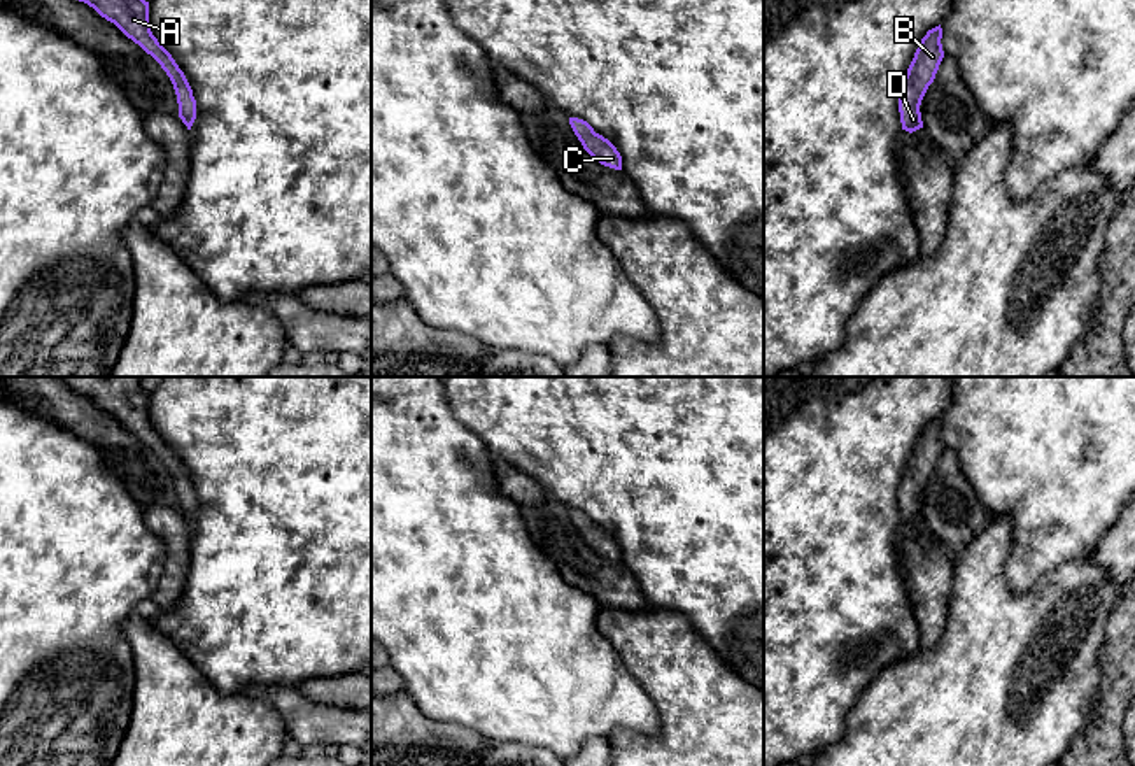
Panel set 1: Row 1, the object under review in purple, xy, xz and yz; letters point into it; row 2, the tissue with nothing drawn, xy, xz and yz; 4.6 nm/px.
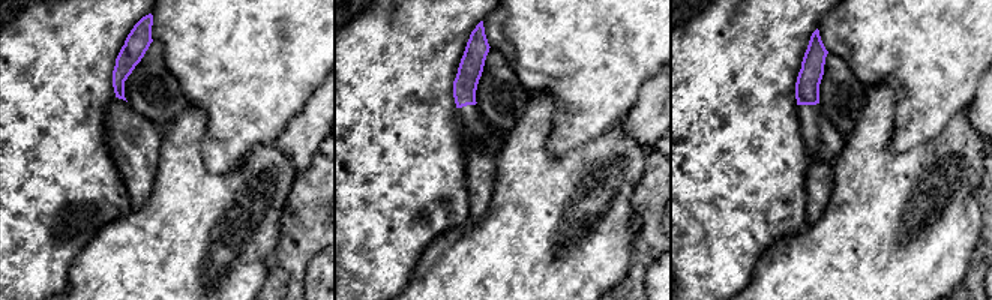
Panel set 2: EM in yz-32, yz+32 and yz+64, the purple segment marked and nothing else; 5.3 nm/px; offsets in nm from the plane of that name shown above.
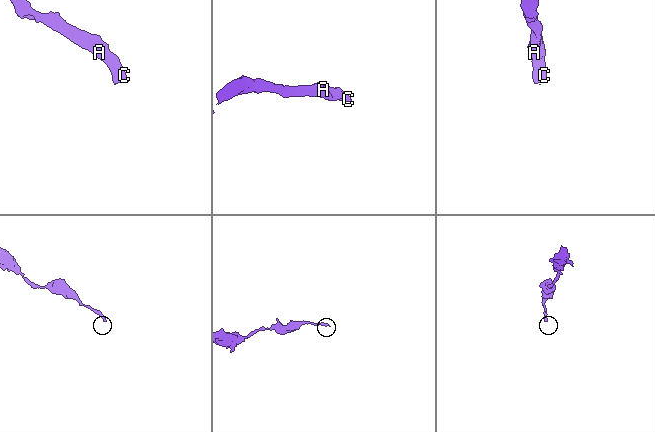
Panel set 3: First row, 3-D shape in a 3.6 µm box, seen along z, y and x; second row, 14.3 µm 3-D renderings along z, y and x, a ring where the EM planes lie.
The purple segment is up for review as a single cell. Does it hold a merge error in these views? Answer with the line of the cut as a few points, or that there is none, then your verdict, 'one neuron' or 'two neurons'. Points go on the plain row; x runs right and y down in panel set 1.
cut none; one neuron

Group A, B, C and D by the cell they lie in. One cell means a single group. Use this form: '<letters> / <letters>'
A B C D

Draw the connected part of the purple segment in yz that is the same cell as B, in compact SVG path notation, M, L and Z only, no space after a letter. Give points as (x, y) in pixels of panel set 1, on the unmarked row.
M941 417L927 424L904 470L899 486L899 505L902 522L909 526L923 521L920 498L944 450L941 431Z

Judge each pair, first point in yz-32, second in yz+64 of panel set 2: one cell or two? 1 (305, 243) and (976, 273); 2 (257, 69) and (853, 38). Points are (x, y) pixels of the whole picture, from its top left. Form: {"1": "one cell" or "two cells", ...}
{"1": "one cell", "2": "one cell"}

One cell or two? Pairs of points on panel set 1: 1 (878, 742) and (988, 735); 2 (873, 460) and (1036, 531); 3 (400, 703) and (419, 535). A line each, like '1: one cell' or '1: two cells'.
1: one cell
2: two cells
3: two cells

